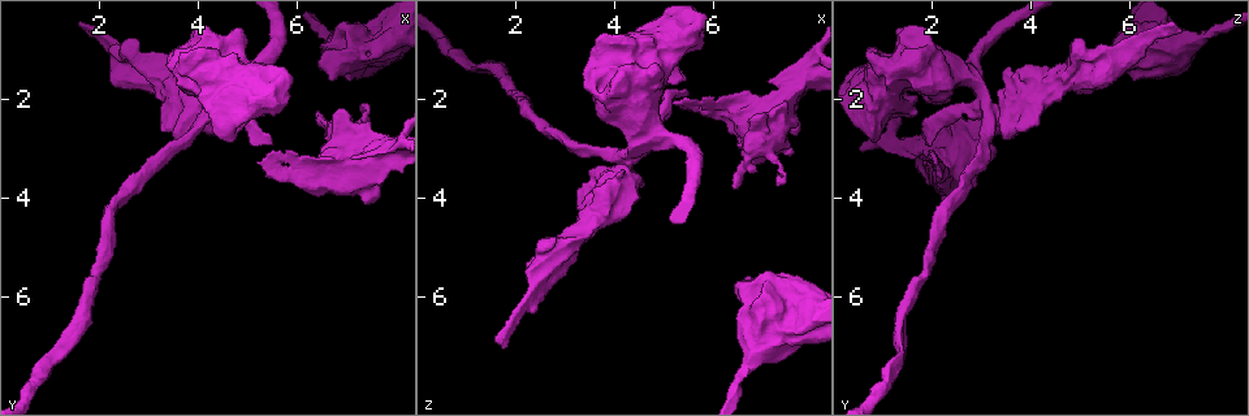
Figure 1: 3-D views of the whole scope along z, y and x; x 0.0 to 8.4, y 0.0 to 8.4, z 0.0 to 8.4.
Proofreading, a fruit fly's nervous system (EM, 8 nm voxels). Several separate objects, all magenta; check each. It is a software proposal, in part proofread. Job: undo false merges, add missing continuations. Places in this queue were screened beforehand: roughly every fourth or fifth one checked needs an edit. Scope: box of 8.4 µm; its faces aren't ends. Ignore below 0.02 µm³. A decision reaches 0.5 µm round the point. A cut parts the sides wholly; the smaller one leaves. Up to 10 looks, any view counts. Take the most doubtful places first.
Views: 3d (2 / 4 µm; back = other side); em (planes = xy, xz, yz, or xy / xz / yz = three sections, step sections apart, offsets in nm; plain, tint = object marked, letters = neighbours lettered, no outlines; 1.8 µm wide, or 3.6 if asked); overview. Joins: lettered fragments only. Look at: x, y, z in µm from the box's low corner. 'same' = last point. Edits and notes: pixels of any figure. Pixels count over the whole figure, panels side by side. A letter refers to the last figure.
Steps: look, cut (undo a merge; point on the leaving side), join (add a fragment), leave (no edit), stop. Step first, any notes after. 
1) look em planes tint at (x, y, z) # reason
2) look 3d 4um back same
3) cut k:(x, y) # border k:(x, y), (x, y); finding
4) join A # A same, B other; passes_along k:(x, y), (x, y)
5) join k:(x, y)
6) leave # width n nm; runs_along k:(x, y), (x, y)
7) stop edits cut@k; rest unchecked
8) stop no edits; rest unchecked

look em 3.6um xz step 16 letters at (5.20, 3.30, 2.10) # free end

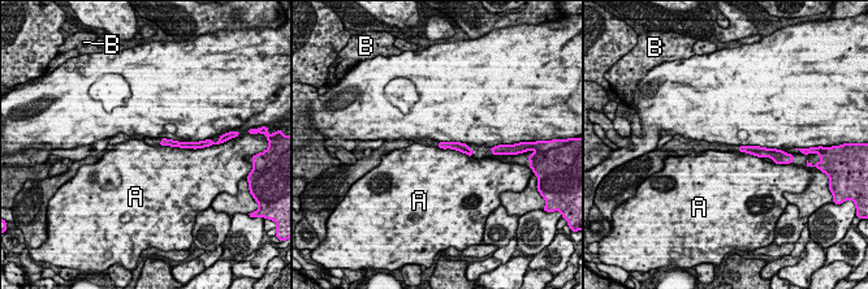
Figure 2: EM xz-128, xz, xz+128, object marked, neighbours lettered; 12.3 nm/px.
look em 3.6um yz step 16 letters same # another direction

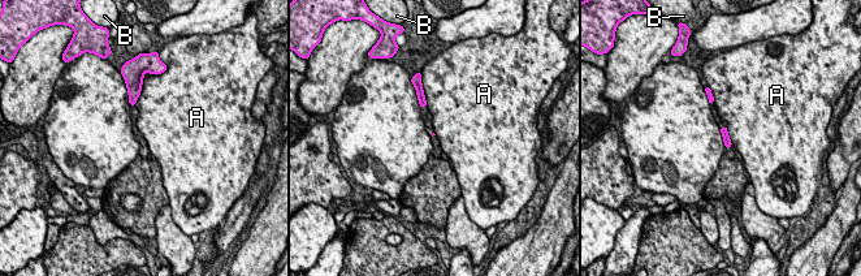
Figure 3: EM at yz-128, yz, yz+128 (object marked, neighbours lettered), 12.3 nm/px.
leave # A other, B other; border 3:(726, 126), (732, 146); no lettered fragment goes on from it

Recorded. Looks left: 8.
look em planes tint at (3.05, 1.60, 4.85)

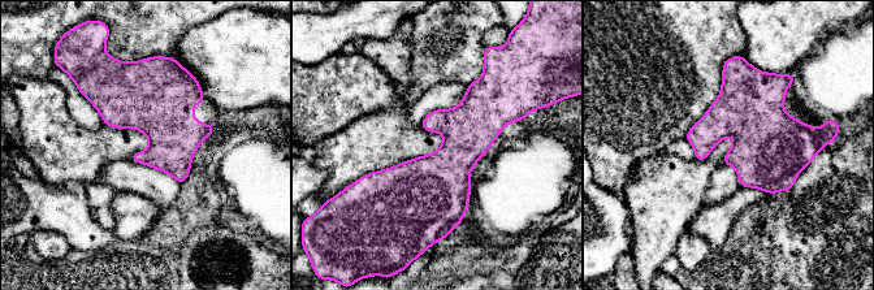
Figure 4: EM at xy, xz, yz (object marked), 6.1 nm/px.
look em planes letters same # see the neighbours

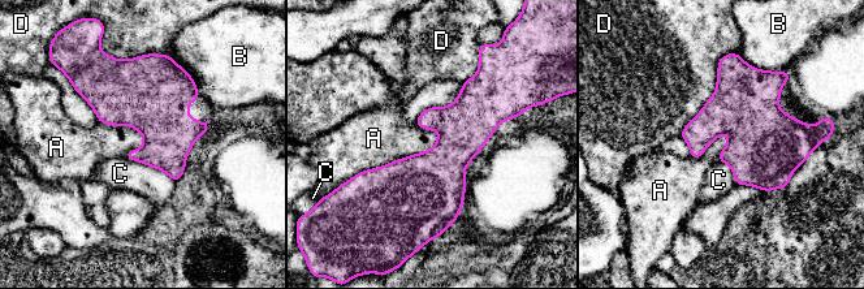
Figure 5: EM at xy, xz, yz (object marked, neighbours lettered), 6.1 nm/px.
leave # A other, B other, C other, D other; border 5:(439, 133), (430, 149), (349, 180); all the same cell

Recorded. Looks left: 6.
look em 3.6um xz step 16 letters at (7.60, 2.95, 1.95) # abrupt turn

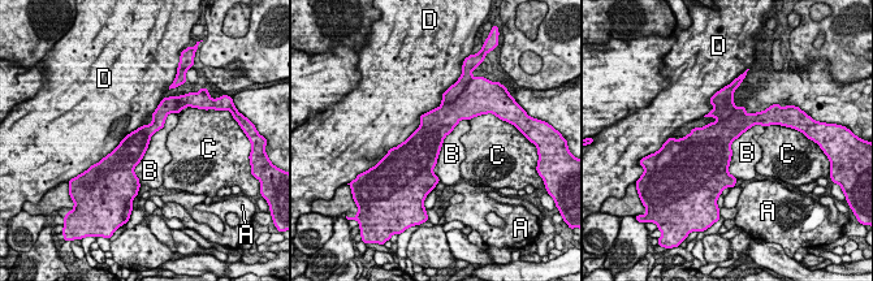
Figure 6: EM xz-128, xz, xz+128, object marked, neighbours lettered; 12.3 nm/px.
leave # A other, B other, C other, D other; one cell here

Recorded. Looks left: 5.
look em 3.6um yz step 16 tint at (3.90, 1.35, 1.00) # calibre changes

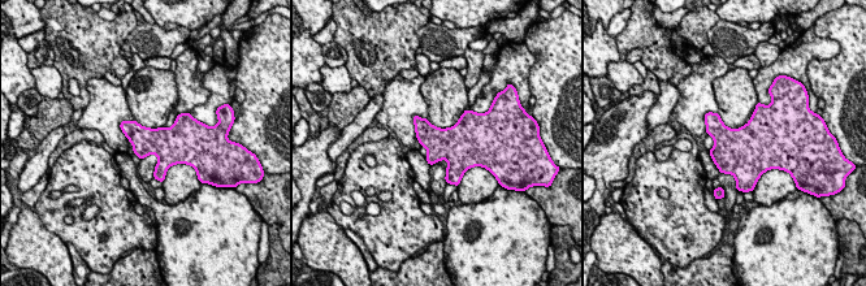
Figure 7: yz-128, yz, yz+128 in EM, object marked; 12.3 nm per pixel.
look em 3.6um planes letters same

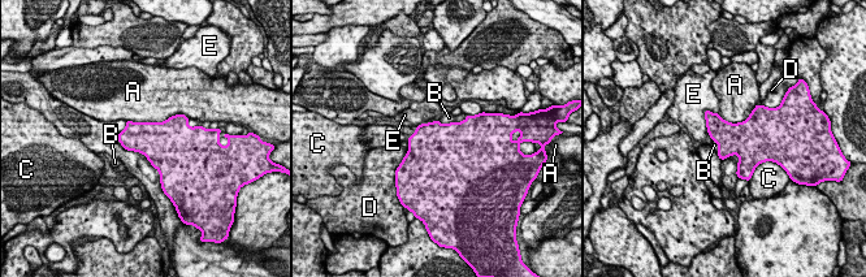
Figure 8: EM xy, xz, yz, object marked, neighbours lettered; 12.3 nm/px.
leave # width 420 nm; A other, B other, C other, D other, E other; border 8:(467, 115), (460, 121), (438, 121); one cell here

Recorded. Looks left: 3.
stop no edits; rest unchecked

